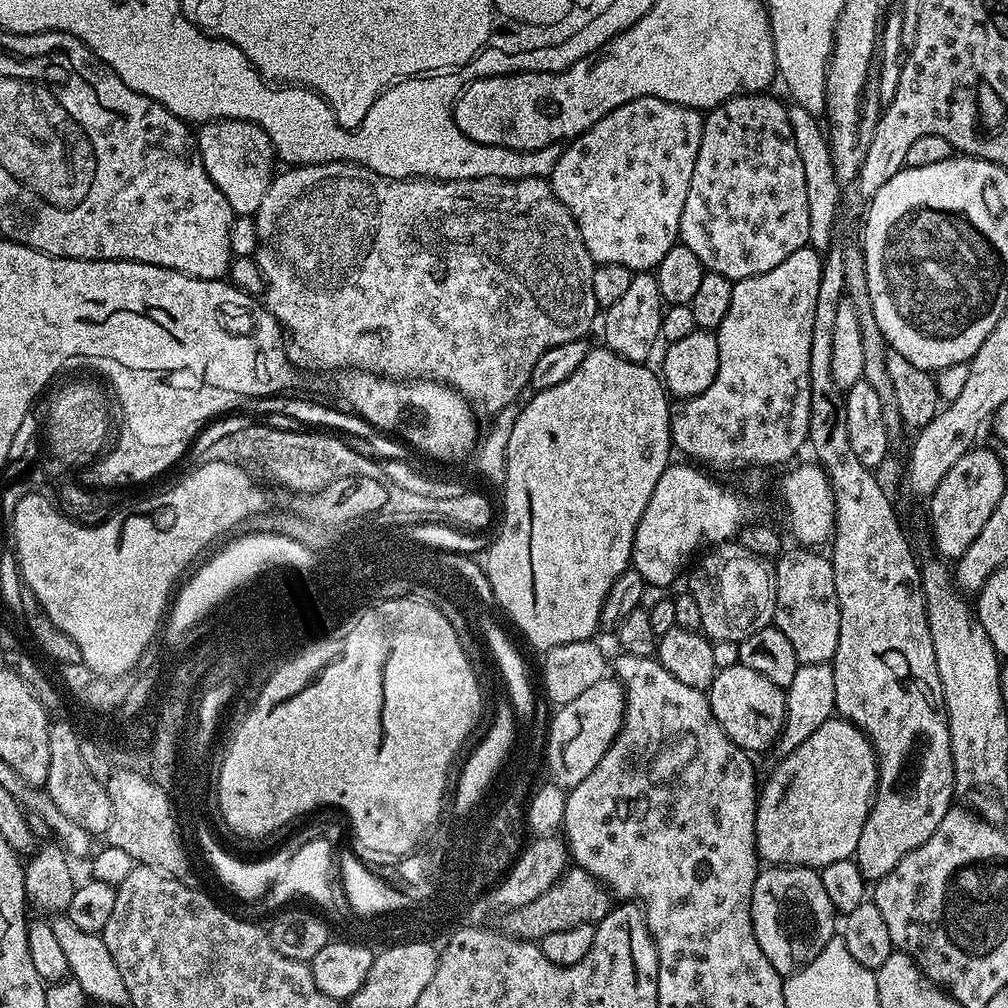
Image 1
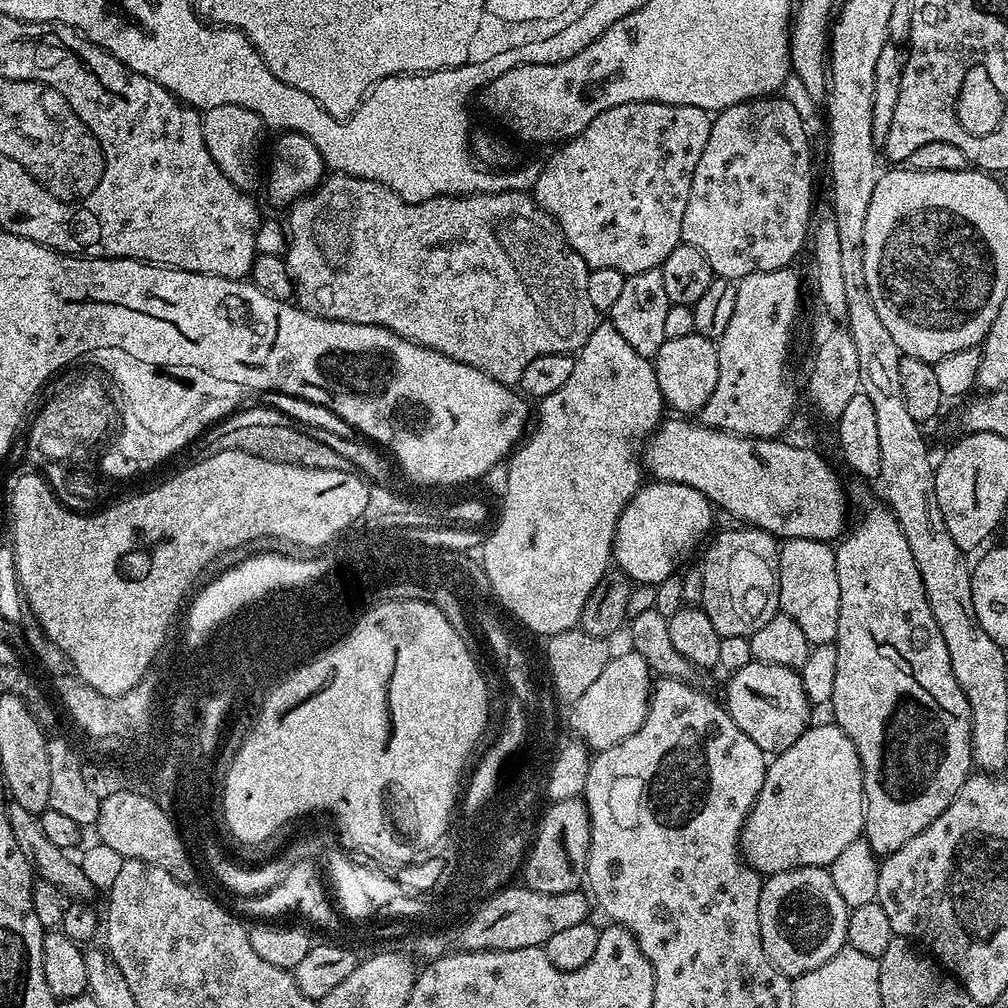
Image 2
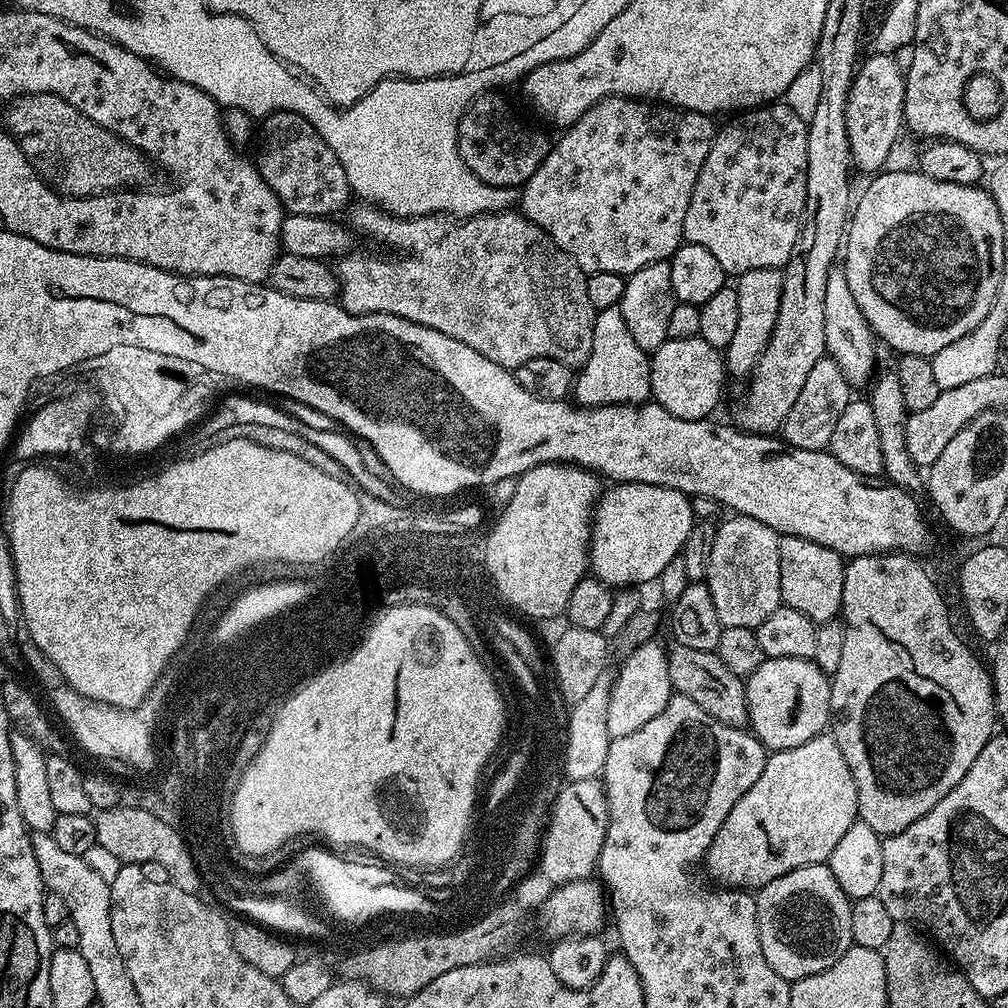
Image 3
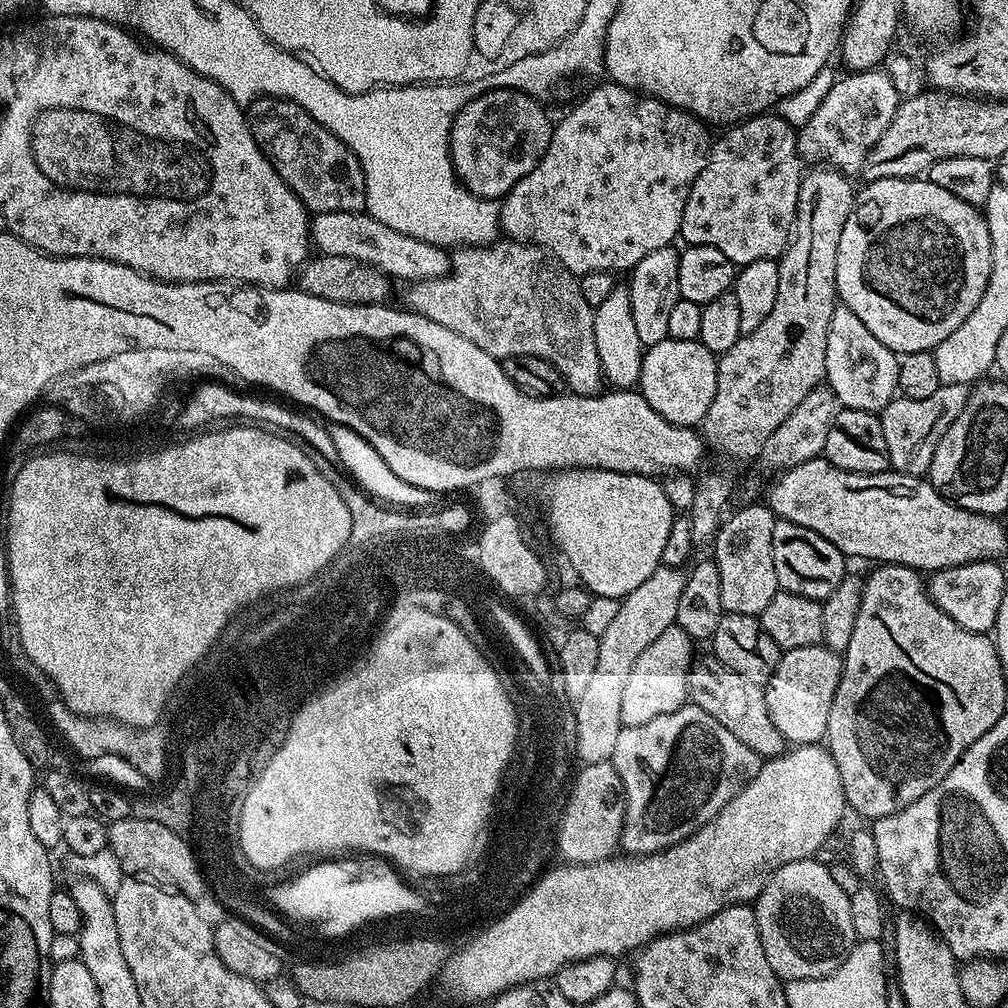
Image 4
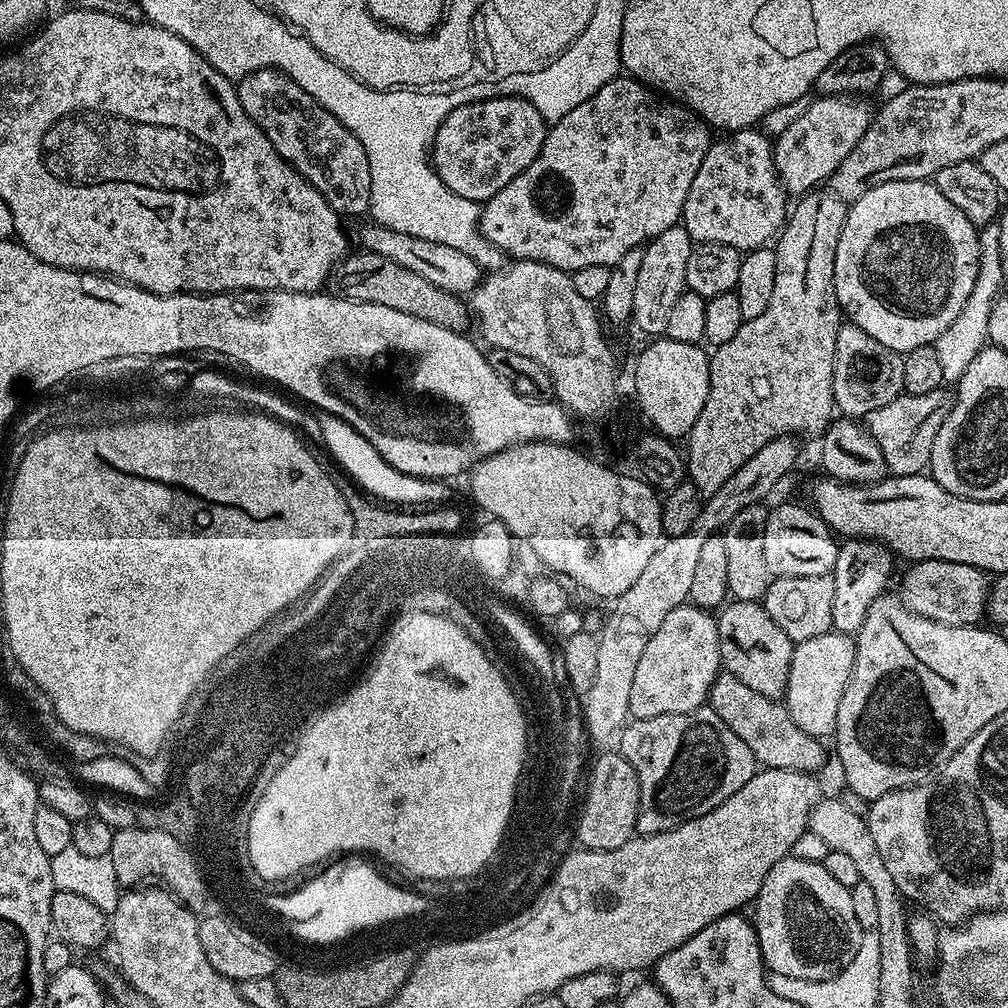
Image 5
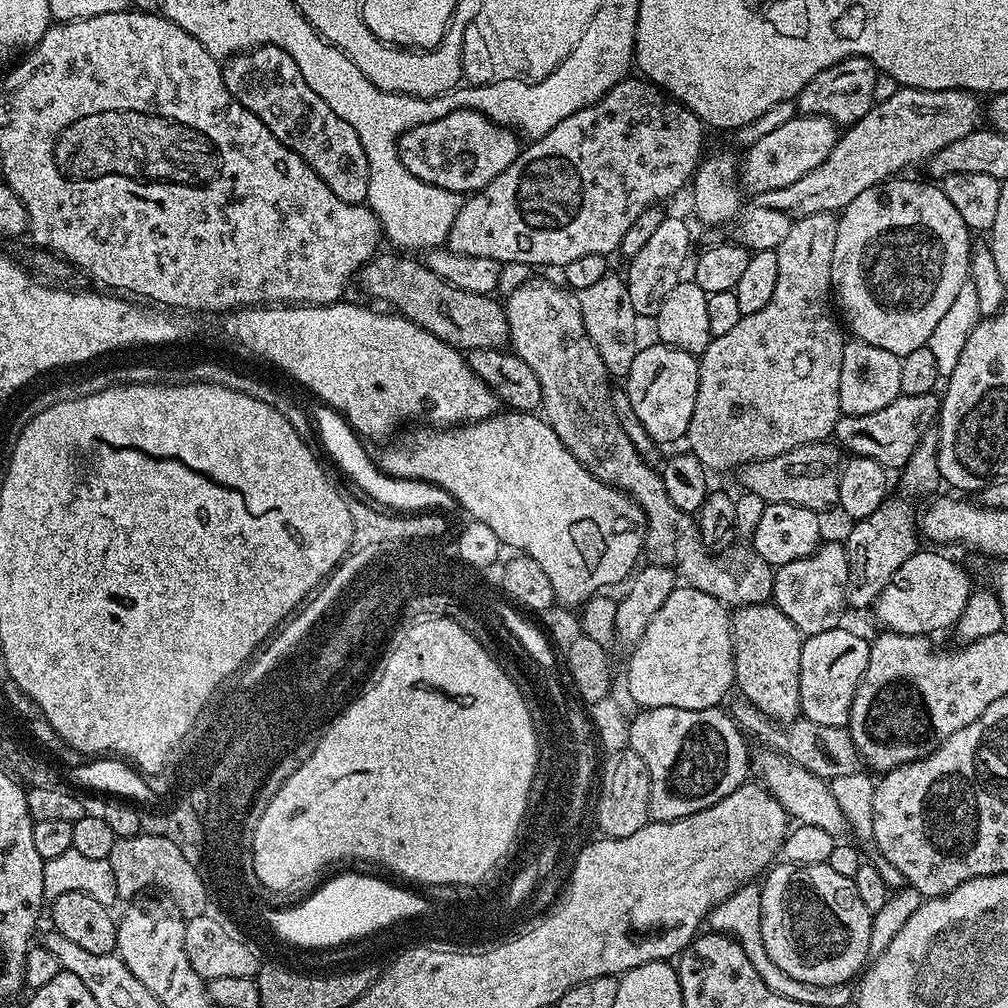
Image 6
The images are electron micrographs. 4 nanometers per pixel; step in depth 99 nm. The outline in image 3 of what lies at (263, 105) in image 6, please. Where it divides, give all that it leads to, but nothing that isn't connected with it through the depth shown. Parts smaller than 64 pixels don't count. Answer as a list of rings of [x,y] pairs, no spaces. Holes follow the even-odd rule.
[[[272,112],[263,117],[261,124],[264,124],[258,128],[261,152],[254,156],[254,163],[266,186],[270,186],[280,199],[285,213],[335,217],[336,211],[349,203],[348,196],[353,195],[346,170],[342,170],[342,162],[338,162],[338,154],[326,146],[322,134],[318,134],[318,130],[306,122],[302,114]]]

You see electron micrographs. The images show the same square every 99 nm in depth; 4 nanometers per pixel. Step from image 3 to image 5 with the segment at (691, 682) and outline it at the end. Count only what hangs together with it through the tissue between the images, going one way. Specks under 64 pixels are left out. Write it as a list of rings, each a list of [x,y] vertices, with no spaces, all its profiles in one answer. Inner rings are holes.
[[[721,671],[708,691],[706,704],[730,726],[730,730],[734,730],[734,734],[738,734],[738,738],[742,738],[742,742],[746,742],[746,746],[750,746],[750,754],[754,754],[757,765],[764,768],[816,774],[824,759],[830,756],[829,749],[828,752],[824,749],[825,741],[806,734],[806,730],[796,725],[780,700],[771,700],[758,694],[758,690],[750,690],[750,686],[734,678],[734,674]]]

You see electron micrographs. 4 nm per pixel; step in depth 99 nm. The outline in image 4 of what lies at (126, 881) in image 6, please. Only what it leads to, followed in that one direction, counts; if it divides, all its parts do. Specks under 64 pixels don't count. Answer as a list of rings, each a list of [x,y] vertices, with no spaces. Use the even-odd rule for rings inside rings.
[[[130,815],[124,820],[113,820],[108,824],[108,846],[114,857],[126,874],[152,874],[148,872],[161,872],[164,876],[172,879],[171,887],[187,900],[192,900],[197,906],[203,905],[203,900],[209,898],[209,883],[200,867],[200,861],[174,834],[174,830],[166,830],[162,822],[143,820]]]

